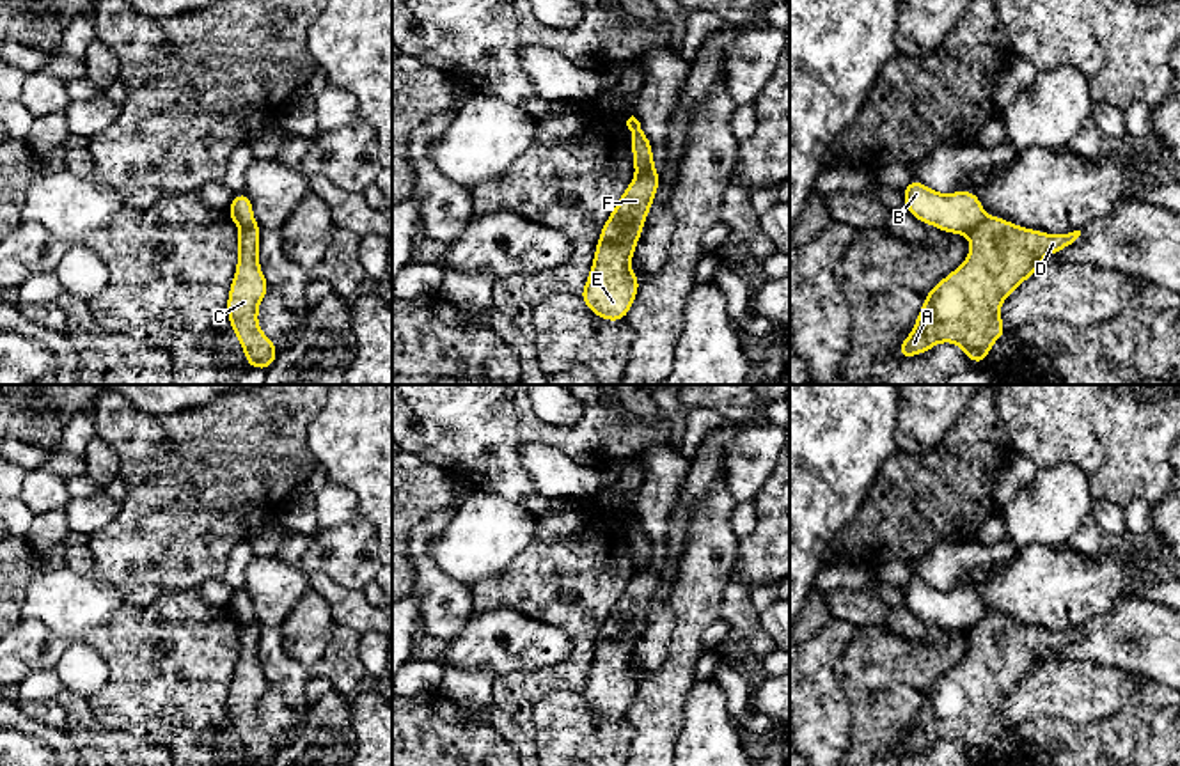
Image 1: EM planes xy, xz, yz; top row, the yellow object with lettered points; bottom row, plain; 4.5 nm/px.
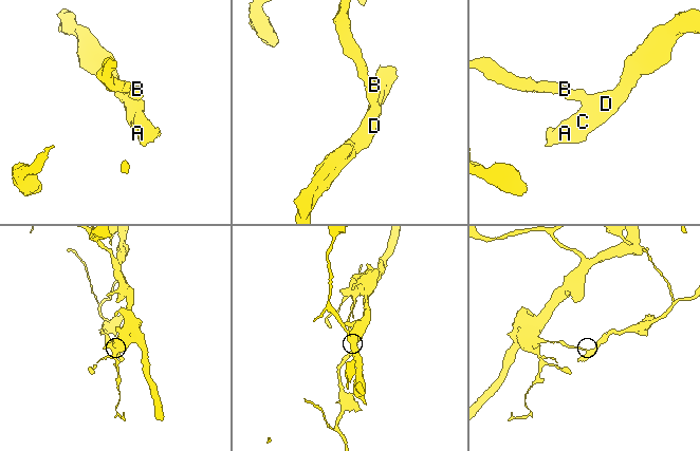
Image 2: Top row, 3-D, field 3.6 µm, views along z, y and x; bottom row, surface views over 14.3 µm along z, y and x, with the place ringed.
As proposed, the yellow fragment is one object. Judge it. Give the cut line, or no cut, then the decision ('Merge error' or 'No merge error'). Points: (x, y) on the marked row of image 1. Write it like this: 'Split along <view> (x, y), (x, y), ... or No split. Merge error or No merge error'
Split along yz (985, 215), (967, 234). Merge error

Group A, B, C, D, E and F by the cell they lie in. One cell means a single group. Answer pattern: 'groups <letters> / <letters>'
groups A C D E F / B

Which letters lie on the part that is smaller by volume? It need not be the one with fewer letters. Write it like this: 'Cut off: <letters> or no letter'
Cut off: A, C, D, E, F

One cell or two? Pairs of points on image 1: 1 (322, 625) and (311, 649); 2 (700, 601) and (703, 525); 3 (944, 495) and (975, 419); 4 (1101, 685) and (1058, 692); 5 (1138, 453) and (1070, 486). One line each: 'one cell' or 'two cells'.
1: one cell
2: one cell
3: one cell
4: one cell
5: two cells

